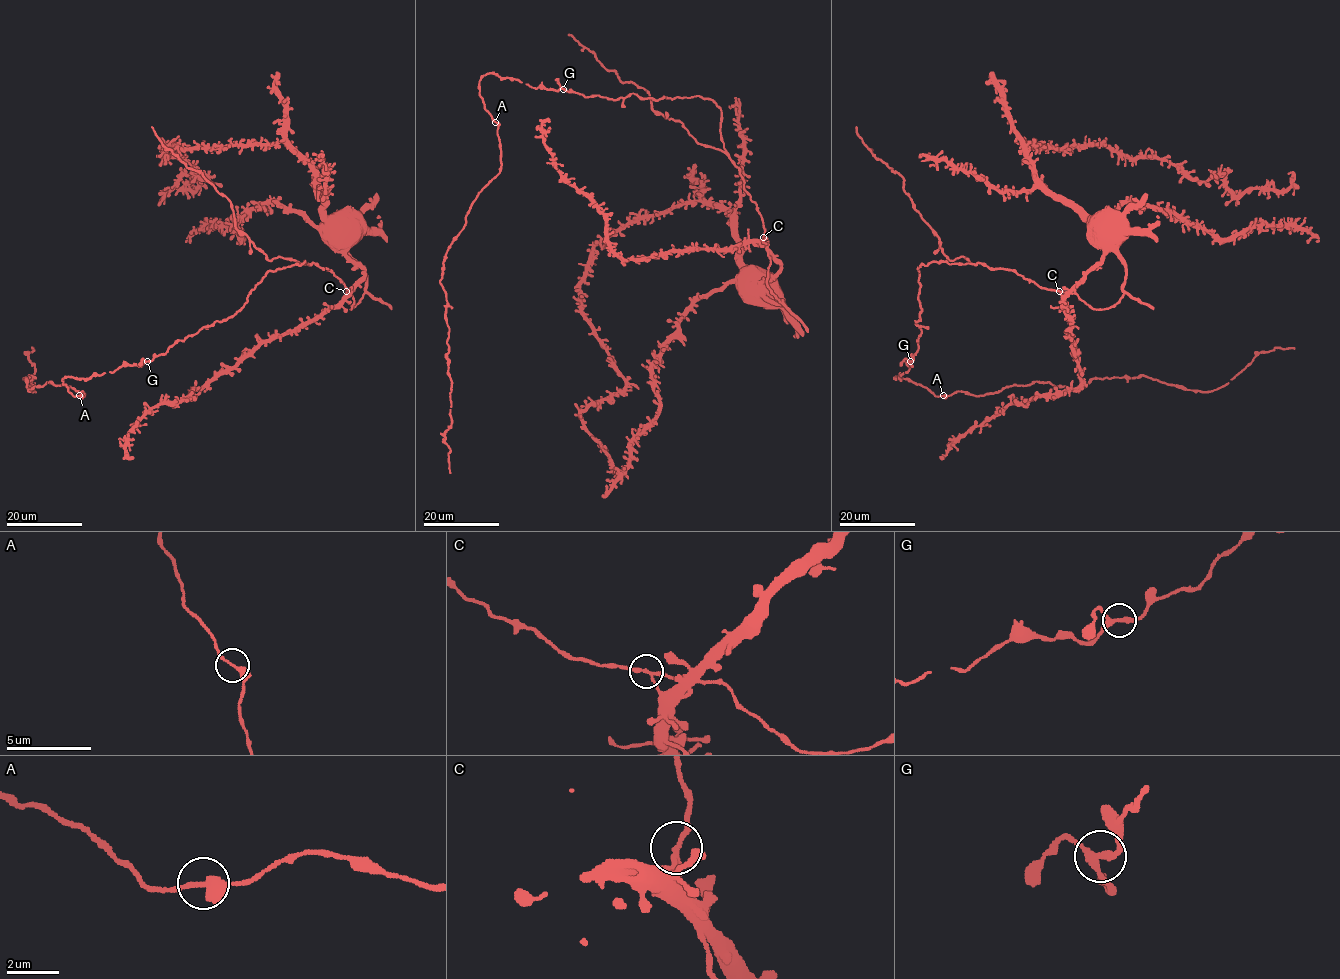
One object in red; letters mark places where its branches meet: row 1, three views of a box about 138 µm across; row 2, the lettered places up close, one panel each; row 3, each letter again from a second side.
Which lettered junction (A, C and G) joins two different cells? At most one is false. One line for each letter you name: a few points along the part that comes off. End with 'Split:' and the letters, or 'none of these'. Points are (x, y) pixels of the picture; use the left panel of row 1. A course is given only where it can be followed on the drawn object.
Split: none of these

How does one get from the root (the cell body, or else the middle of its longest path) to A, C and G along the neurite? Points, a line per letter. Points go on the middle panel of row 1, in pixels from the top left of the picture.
A: (764, 286), (780, 263), (711, 99), (583, 96), (487, 73), (479, 95), (495, 122)
C: (764, 286), (770, 284), (762, 284), (777, 272), (780, 263), (763, 245), (763, 237)
G: (764, 286), (780, 263), (763, 245), (762, 217), (724, 148), (721, 110), (711, 99), (563, 89)

